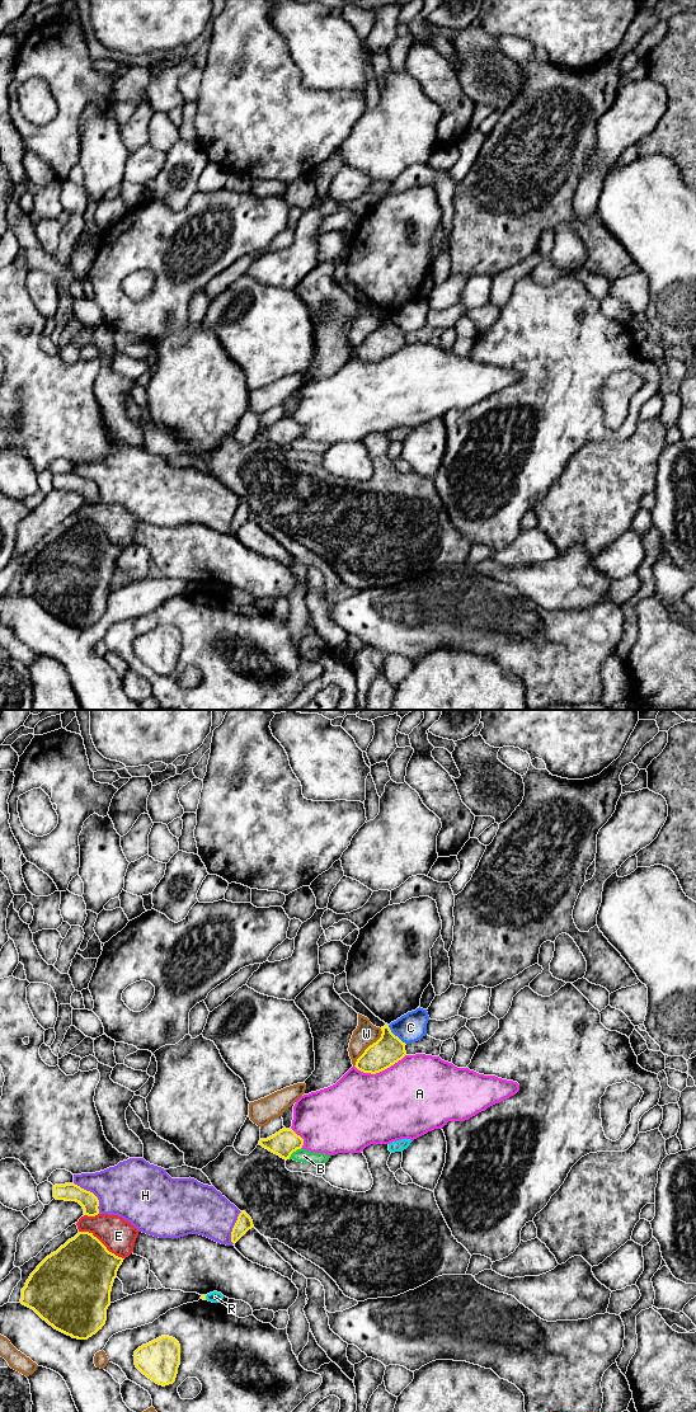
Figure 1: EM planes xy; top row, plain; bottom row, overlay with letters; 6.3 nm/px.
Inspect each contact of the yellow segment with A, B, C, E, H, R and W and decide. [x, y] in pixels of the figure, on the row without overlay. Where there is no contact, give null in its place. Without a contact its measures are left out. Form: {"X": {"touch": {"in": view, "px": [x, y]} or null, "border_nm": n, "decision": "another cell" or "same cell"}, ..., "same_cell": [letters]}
{"A": {"touch": {"in": "xy", "px": [380, 359]}, "border_nm": 340, "decision": "another cell"}, "B": {"touch": {"in": "xy", "px": [294, 439]}, "border_nm": 100, "decision": "another cell"}, "C": {"touch": {"in": "xy", "px": [394, 324]}, "border_nm": 170, "decision": "another cell"}, "E": {"touch": {"in": "xy", "px": [102, 532]}, "border_nm": 340, "decision": "another cell"}, "H": {"touch": {"in": "xy", "px": [93, 483]}, "border_nm": 260, "decision": "another cell"}, "R": {"touch": {"in": "xy", "px": [205, 587]}, "border_nm": 30, "decision": "another cell"}, "W": {"touch": {"in": "xy", "px": [368, 335]}, "border_nm": 300, "decision": "another cell"}, "same_cell": []}

